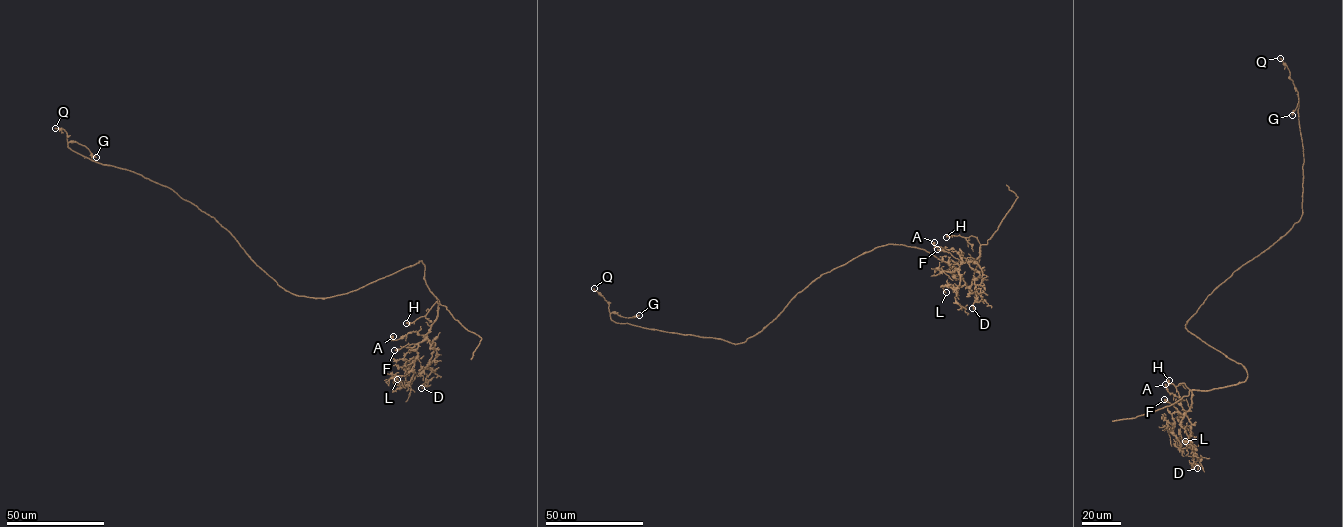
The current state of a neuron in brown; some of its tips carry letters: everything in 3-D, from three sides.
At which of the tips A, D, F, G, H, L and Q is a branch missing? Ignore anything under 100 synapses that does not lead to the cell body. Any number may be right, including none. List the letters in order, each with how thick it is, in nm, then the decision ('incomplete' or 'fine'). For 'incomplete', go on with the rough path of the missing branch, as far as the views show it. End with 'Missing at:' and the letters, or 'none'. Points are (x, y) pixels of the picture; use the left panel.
A: calibre 440 nm; fine
D: calibre 170 nm; fine
F: calibre 220 nm; fine
G: calibre 140 nm; fine
H: calibre 190 nm; fine
L: calibre 110 nm; fine
Q: calibre 180 nm; fine
Missing at: none

